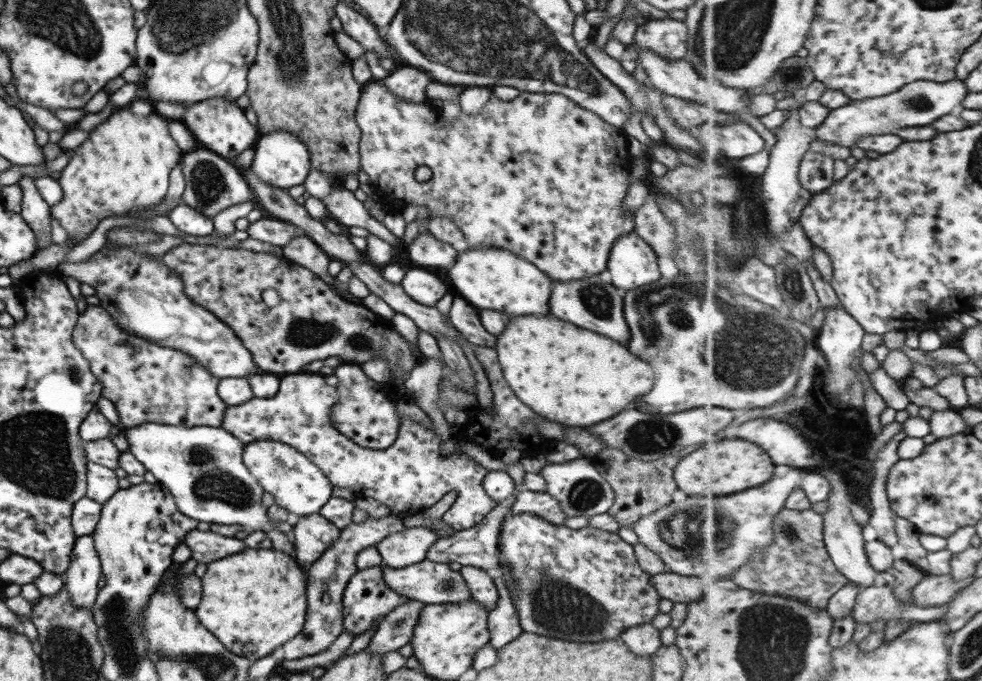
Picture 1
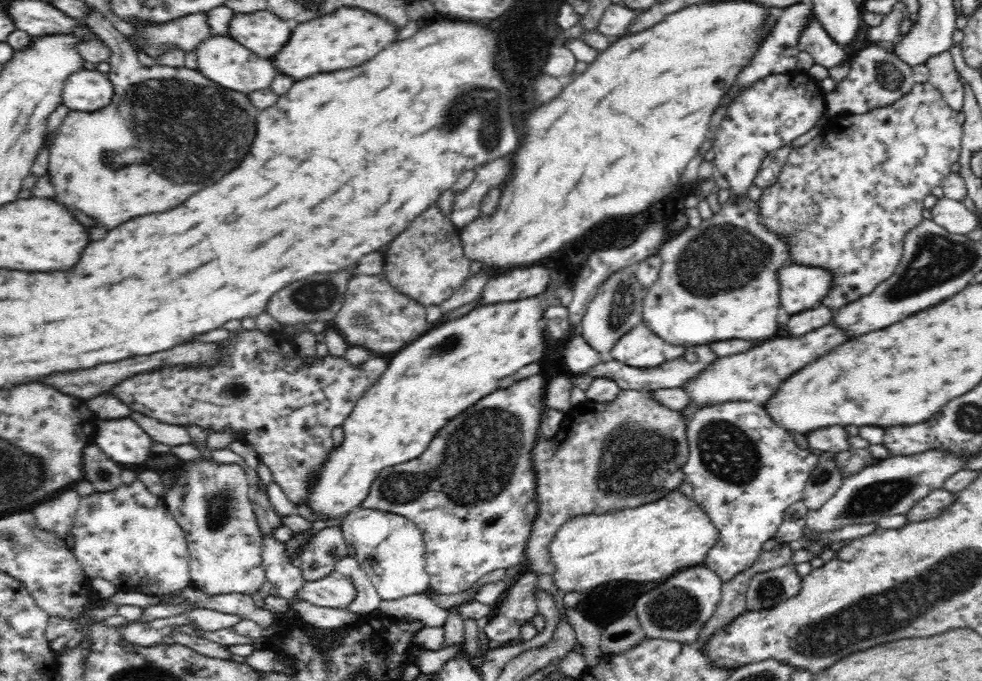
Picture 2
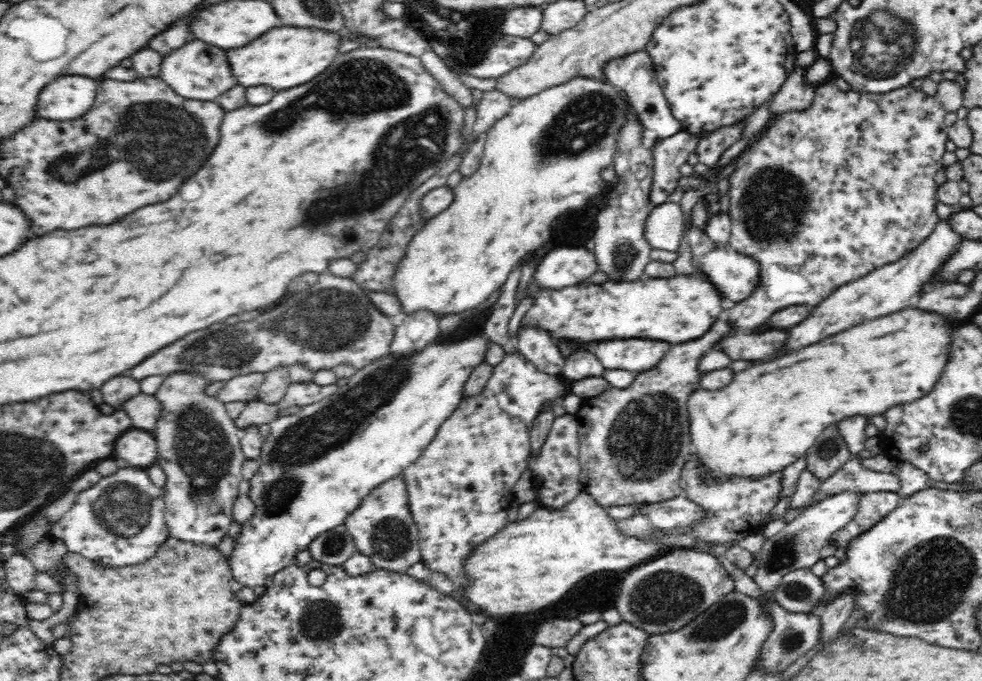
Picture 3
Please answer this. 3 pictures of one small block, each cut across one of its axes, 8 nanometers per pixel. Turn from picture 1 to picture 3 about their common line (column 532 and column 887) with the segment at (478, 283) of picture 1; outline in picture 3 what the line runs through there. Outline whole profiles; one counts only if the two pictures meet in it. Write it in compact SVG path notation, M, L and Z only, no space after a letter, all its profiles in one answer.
M939 219L929 238L914 251L907 253L906 256L902 256L900 260L892 262L892 264L882 264L880 268L872 270L870 274L834 289L834 292L831 292L826 300L822 300L820 304L813 307L814 312L804 322L800 322L792 330L788 330L788 340L784 346L786 350L782 350L782 352L806 348L810 344L824 340L826 336L838 334L838 332L852 328L856 324L862 324L866 320L874 320L874 318L904 310L908 306L910 298L914 294L918 294L922 288L926 288L928 280L931 280L942 263L945 263L950 255L954 255L954 252L958 252L958 246L962 242L964 242L963 236L953 231L949 225L949 219Z

